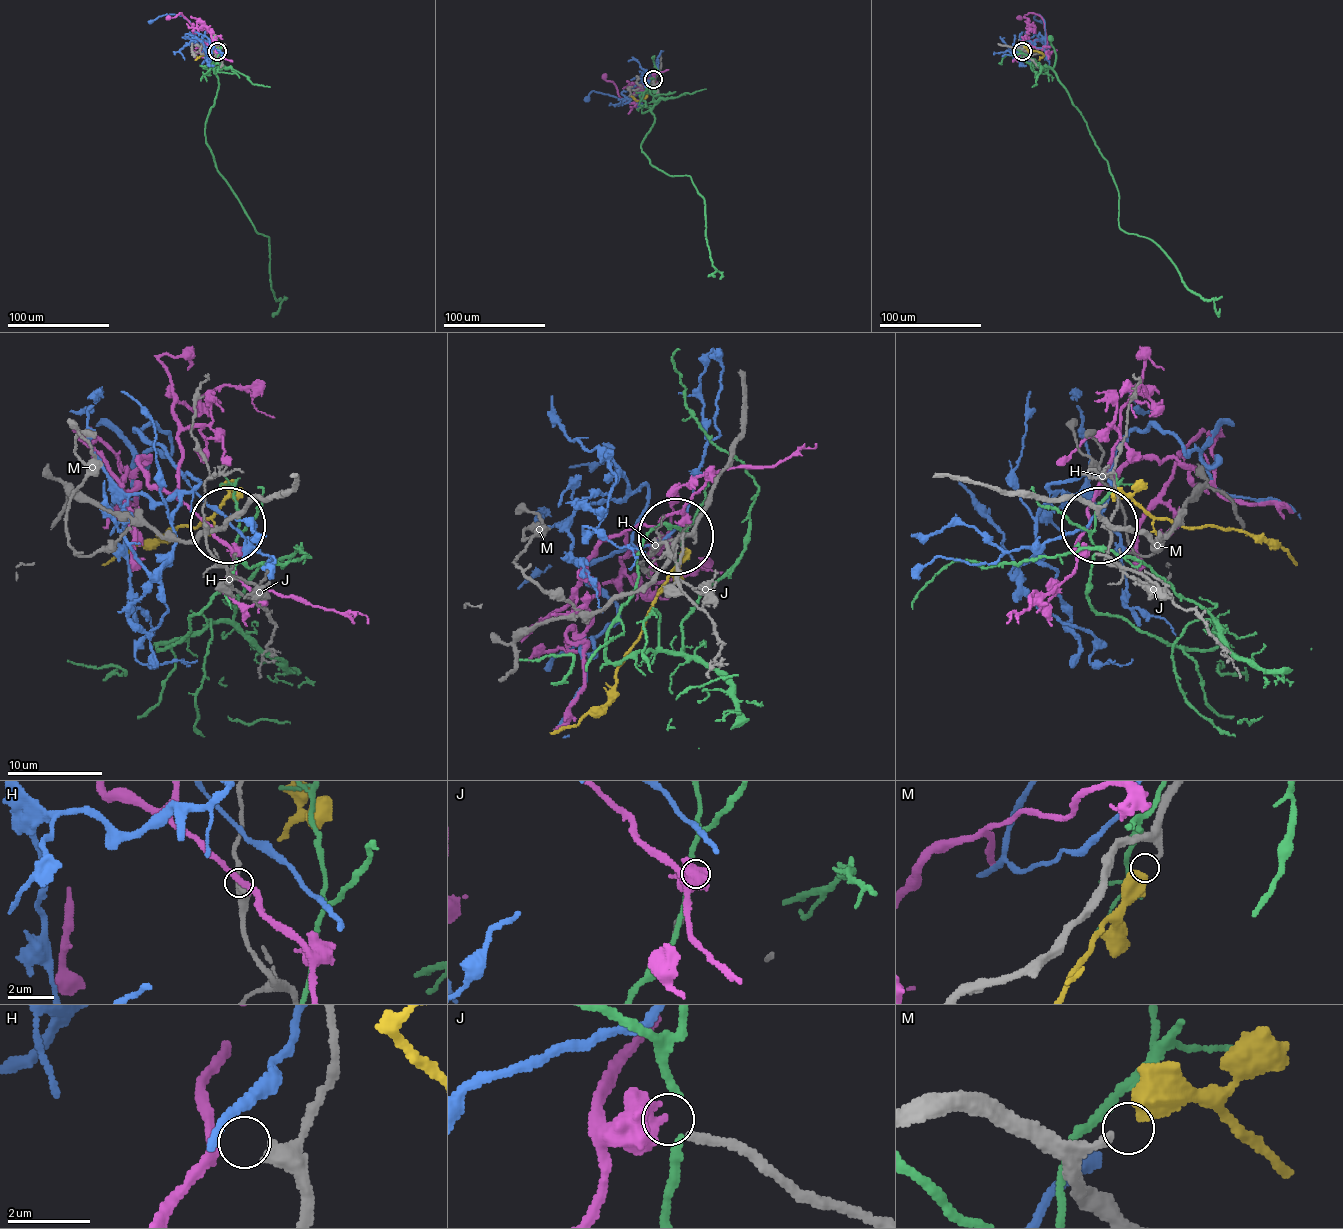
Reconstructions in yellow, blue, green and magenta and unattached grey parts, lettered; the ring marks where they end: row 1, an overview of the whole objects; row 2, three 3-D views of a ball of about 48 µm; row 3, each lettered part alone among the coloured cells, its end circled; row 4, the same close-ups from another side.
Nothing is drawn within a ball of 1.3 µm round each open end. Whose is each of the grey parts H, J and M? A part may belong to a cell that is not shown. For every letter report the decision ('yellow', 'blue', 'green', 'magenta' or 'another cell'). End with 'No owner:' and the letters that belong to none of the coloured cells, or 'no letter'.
H: another cell
J: magenta
M: yellow
No owner: H

